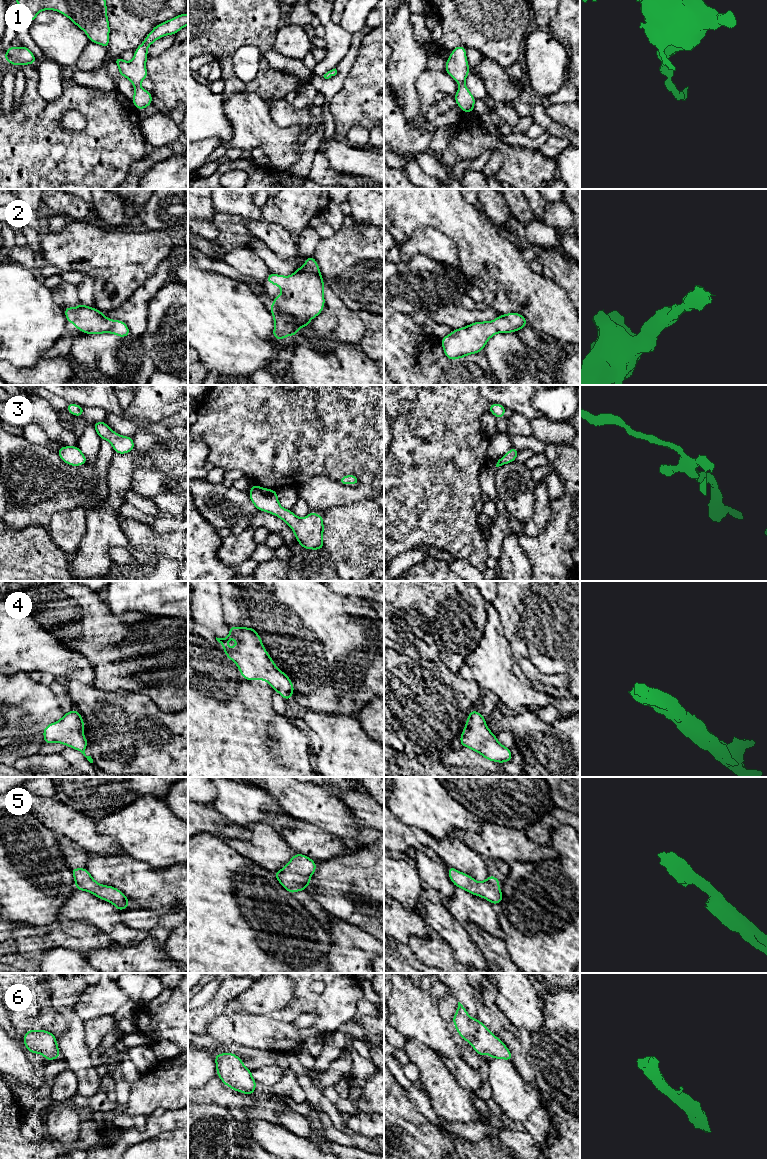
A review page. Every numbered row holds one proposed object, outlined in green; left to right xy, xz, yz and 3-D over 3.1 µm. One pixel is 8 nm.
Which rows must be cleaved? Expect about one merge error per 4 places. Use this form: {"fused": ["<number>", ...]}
{"fused": []}

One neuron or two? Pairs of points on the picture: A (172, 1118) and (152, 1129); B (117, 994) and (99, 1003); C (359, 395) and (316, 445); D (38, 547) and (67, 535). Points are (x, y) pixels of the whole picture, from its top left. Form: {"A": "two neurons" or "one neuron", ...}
{"A": "one neuron", "B": "one neuron", "C": "one neuron", "D": "two neurons"}

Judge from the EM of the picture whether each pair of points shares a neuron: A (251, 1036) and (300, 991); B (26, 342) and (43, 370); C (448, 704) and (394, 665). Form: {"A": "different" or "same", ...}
{"A": "same", "B": "different", "C": "same"}

